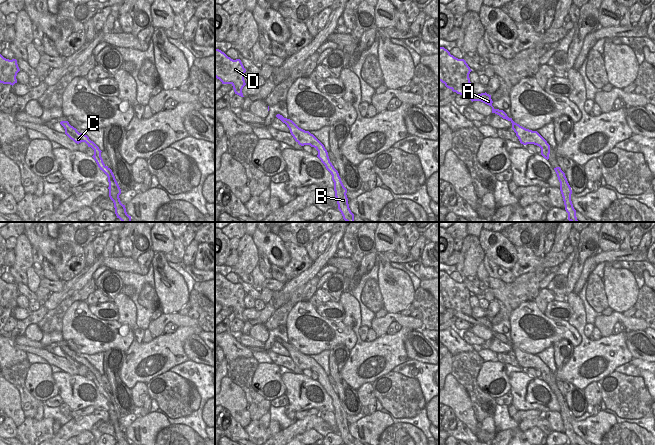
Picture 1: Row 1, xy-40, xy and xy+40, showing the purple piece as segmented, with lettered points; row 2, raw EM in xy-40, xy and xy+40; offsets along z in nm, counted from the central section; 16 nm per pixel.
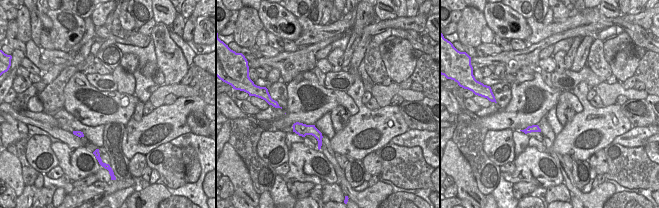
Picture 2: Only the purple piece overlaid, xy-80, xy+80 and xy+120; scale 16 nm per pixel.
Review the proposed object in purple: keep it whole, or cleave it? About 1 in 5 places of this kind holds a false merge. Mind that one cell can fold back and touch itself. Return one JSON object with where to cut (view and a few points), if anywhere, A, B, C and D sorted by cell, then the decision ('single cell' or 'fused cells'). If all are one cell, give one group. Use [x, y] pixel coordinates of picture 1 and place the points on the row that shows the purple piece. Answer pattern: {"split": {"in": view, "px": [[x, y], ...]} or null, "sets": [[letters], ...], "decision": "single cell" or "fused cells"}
{"split": null, "sets": [["A", "B", "C", "D"]], "decision": "single cell"}

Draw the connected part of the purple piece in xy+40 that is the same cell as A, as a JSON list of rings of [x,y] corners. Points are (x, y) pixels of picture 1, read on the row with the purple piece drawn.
[[[439,47],[439,81],[441,81],[442,83],[444,83],[445,86],[446,86],[447,88],[451,89],[453,92],[456,92],[457,94],[460,94],[460,95],[463,95],[463,96],[469,98],[472,102],[473,102],[473,101],[481,101],[481,102],[483,102],[483,103],[485,103],[485,104],[491,106],[491,107],[492,107],[492,113],[495,113],[495,114],[499,115],[500,117],[502,117],[503,119],[506,119],[506,120],[508,120],[508,121],[510,121],[510,122],[512,123],[512,129],[513,129],[514,132],[516,133],[516,136],[518,137],[518,139],[519,139],[519,141],[520,141],[521,144],[523,144],[523,145],[534,144],[534,145],[539,146],[539,147],[541,148],[541,155],[542,155],[545,159],[548,160],[548,159],[549,159],[549,154],[550,154],[550,145],[547,143],[547,141],[546,141],[537,131],[532,131],[532,130],[529,130],[529,129],[526,129],[526,128],[520,126],[519,124],[515,123],[515,122],[512,120],[512,118],[509,118],[509,117],[507,116],[507,114],[506,114],[503,110],[495,109],[495,108],[492,106],[493,101],[492,101],[492,99],[491,99],[491,95],[487,94],[486,92],[485,92],[485,93],[481,93],[481,94],[476,94],[476,93],[474,93],[474,92],[472,91],[472,84],[471,84],[470,78],[469,78],[469,74],[470,74],[471,71],[472,71],[472,70],[470,69],[470,67],[468,66],[468,64],[466,63],[466,61],[465,61],[464,59],[458,59],[458,58],[454,57],[453,55],[451,55],[450,52],[449,52],[447,49],[445,49],[444,47]]]

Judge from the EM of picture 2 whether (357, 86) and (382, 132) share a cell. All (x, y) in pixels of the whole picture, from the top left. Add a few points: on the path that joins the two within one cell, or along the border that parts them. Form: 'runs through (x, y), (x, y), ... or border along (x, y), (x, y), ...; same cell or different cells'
runs through (358, 97), (358, 102), (364, 114), (371, 121); same cell

